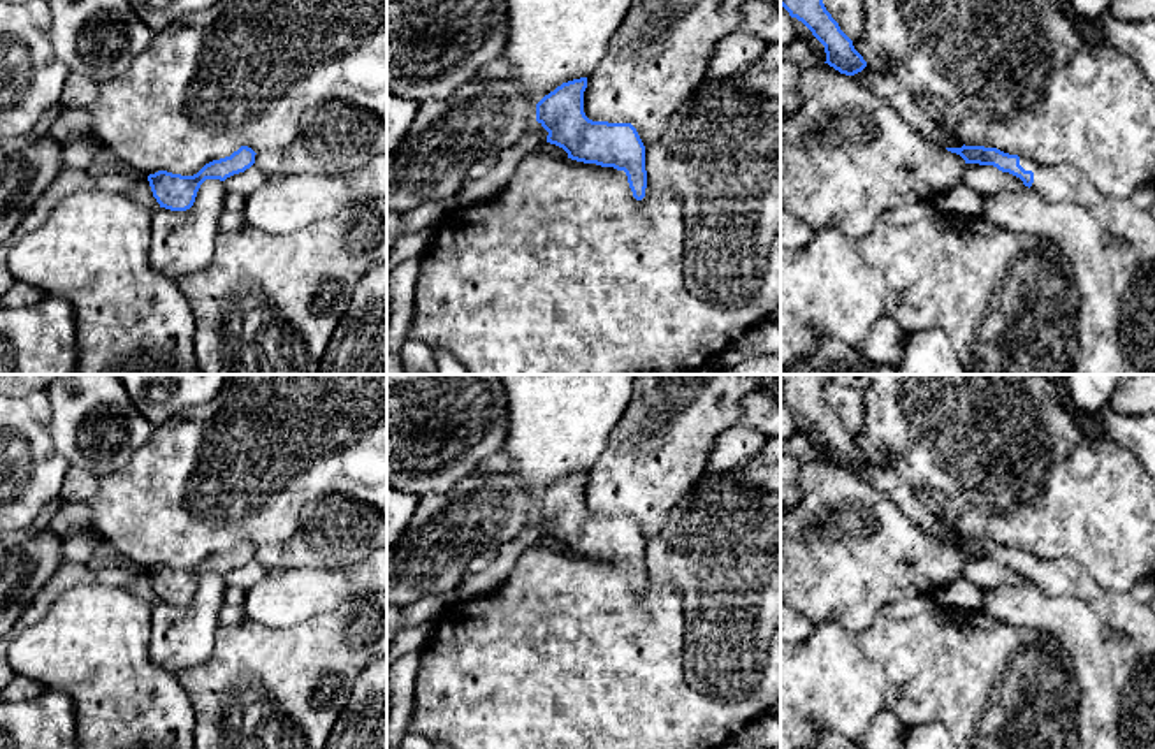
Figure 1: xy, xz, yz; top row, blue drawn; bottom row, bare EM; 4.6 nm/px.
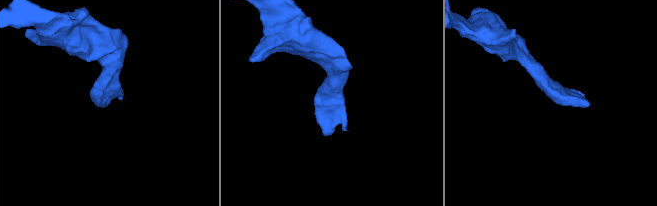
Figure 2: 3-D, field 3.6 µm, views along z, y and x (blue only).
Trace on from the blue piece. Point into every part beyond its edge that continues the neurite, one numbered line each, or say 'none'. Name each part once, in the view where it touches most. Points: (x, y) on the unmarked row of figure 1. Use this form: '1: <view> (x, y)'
1: yz (1120, 612)

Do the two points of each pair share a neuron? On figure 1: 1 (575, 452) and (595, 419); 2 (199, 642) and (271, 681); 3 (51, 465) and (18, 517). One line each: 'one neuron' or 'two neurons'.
1: one neuron
2: two neurons
3: one neuron

